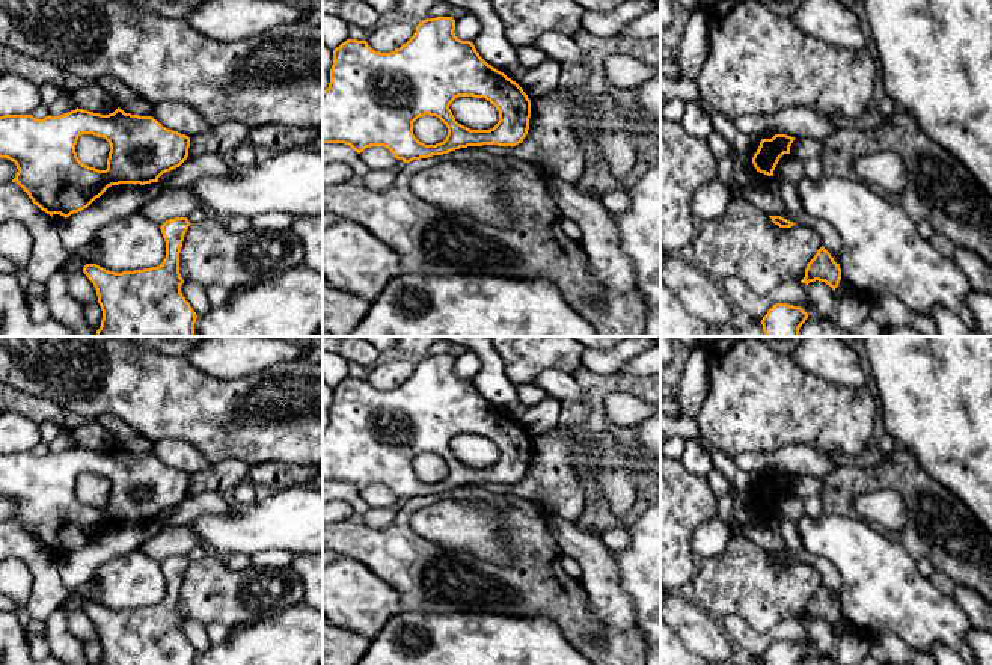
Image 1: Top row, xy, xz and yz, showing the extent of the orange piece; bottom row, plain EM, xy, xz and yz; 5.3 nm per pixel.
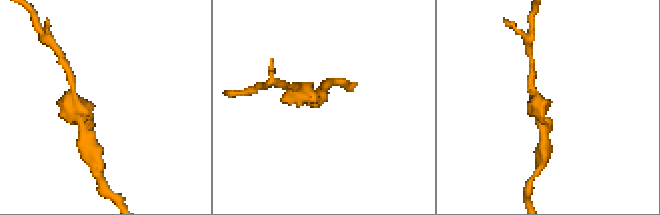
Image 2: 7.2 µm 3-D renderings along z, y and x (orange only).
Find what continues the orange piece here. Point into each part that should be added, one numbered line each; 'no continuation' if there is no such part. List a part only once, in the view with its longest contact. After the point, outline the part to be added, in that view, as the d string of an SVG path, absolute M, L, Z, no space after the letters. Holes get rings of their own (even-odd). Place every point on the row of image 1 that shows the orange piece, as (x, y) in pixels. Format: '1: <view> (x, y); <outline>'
no continuation

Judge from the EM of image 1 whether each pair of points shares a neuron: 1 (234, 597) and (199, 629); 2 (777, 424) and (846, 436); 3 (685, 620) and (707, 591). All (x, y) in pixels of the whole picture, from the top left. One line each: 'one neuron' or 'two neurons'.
1: two neurons
2: one neuron
3: two neurons

